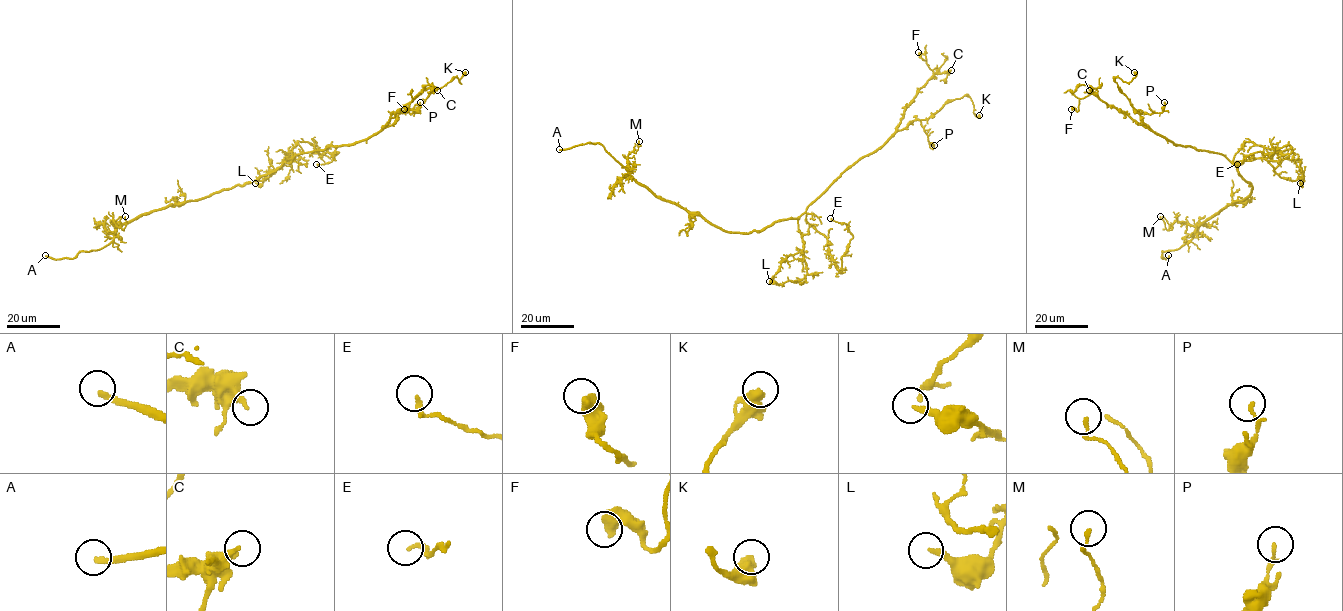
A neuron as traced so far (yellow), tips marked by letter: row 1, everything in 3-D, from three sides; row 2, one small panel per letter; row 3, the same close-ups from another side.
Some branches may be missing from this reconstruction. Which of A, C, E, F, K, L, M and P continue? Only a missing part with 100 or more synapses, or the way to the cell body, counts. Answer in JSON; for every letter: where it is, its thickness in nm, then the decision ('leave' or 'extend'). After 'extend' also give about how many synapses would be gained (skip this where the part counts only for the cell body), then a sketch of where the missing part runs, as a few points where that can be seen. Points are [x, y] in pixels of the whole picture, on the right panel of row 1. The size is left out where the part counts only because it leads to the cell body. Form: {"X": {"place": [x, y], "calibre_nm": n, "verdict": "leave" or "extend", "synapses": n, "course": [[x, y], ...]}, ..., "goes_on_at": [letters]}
{"A": {"place": [1168, 255], "calibre_nm": 240, "verdict": "extend", "course": [[1168, 255], [1174, 252], [1192, 255]]}, "C": {"place": [1089, 90], "calibre_nm": 190, "verdict": "leave"}, "E": {"place": [1237, 164], "calibre_nm": 190, "verdict": "leave"}, "F": {"place": [1071, 109], "calibre_nm": 480, "verdict": "leave"}, "K": {"place": [1134, 72], "calibre_nm": 480, "verdict": "leave"}, "L": {"place": [1300, 183], "calibre_nm": 240, "verdict": "leave"}, "M": {"place": [1160, 216], "calibre_nm": 140, "verdict": "leave"}, "P": {"place": [1164, 102], "calibre_nm": 150, "verdict": "leave"}, "goes_on_at": ["A"]}

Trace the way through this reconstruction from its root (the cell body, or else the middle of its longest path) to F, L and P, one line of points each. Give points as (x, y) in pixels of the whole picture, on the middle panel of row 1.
F: (784, 220), (800, 216), (847, 169), (875, 152), (895, 131), (903, 111), (933, 74), (918, 52)
L: (784, 220), (798, 219), (806, 275), (796, 281), (780, 285), (769, 281)
P: (784, 220), (800, 216), (847, 169), (876, 151), (896, 131), (915, 119), (920, 121), (928, 142), (934, 145)

